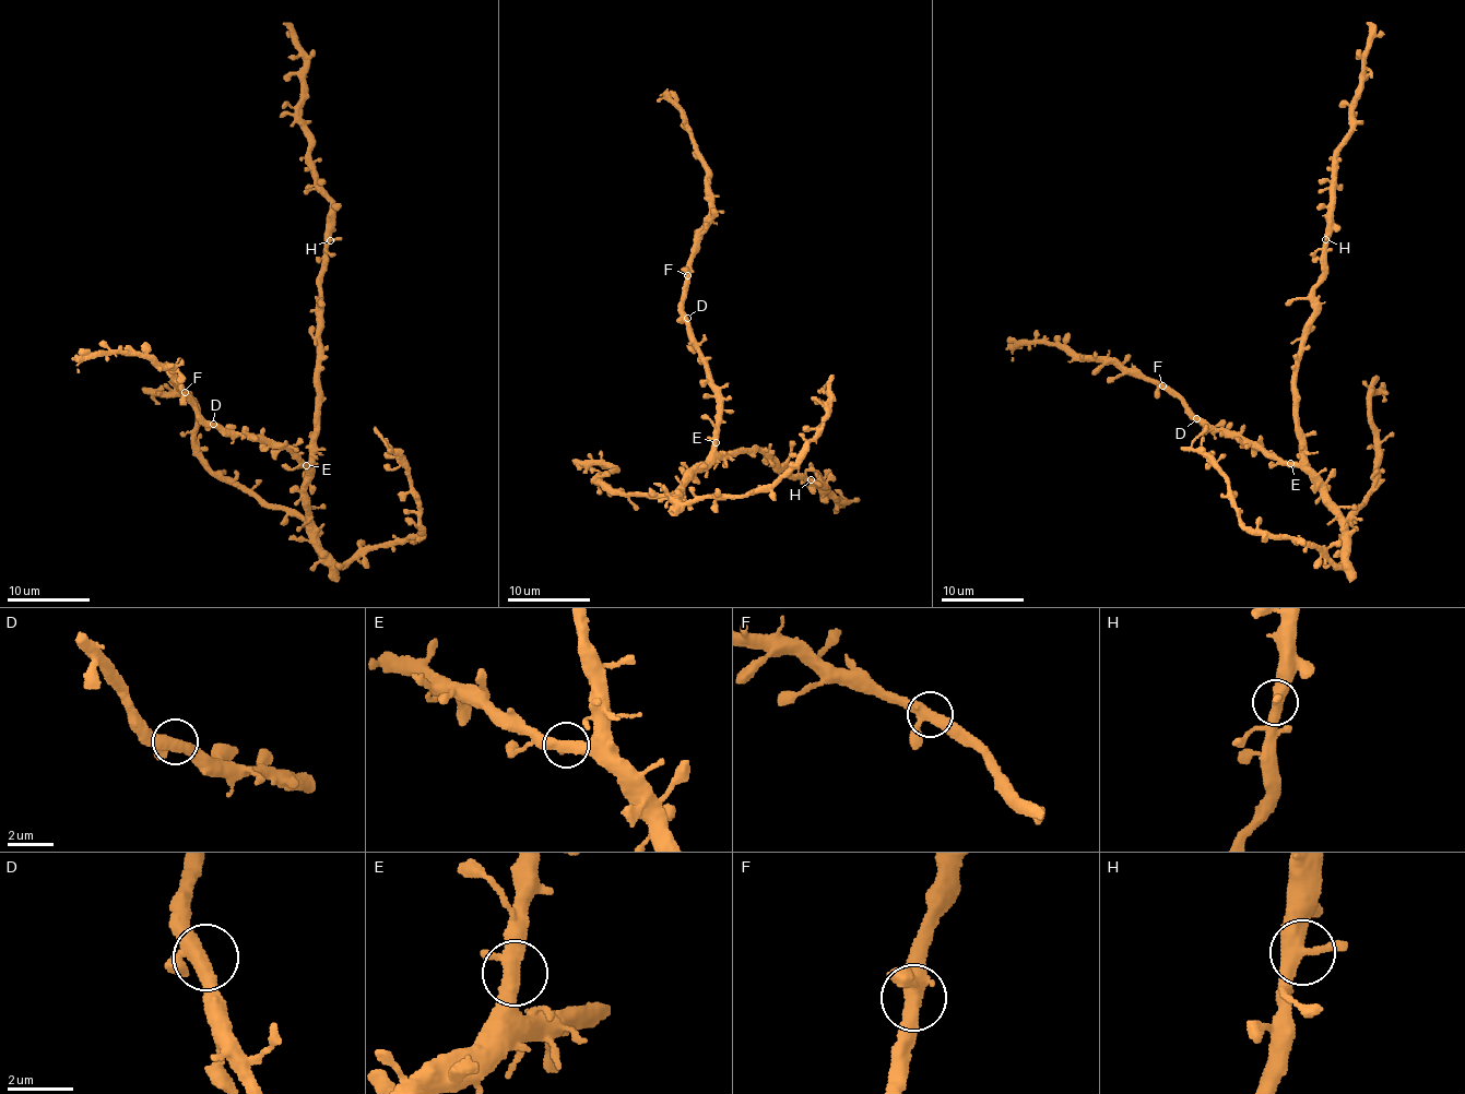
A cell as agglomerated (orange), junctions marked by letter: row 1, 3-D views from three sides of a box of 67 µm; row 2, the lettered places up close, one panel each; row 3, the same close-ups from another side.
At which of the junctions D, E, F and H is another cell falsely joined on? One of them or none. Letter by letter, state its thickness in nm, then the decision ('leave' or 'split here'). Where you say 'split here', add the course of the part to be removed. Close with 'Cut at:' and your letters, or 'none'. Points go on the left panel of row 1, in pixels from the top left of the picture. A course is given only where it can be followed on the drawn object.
D: 400 nm thick; leave
E: 380 nm thick; leave
F: 400 nm thick; leave
H: 380 nm thick; leave
Cut at: none

